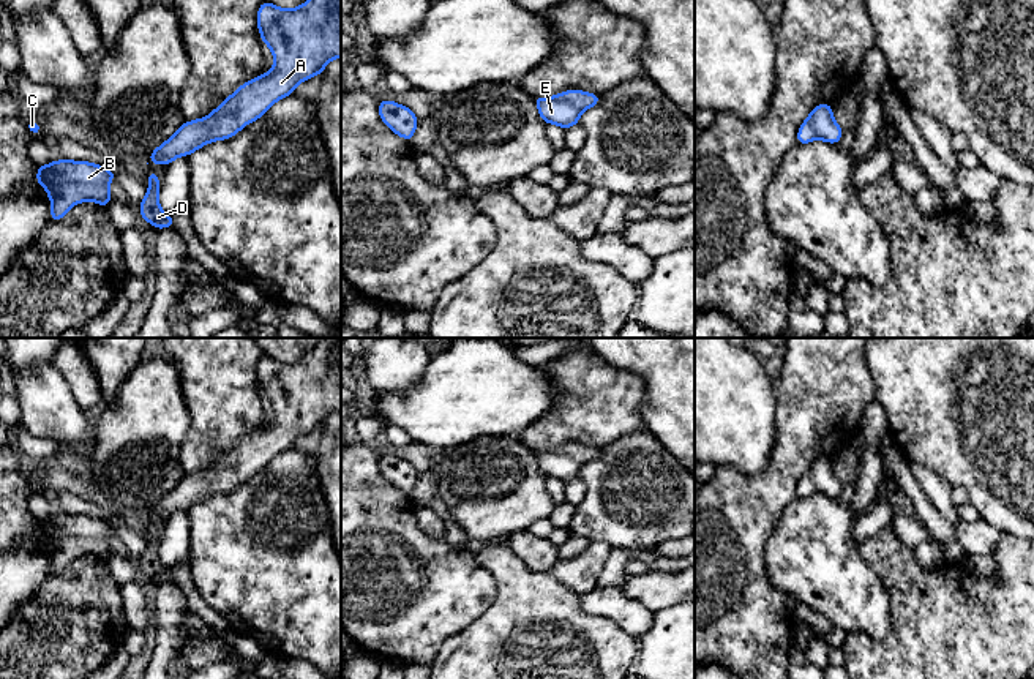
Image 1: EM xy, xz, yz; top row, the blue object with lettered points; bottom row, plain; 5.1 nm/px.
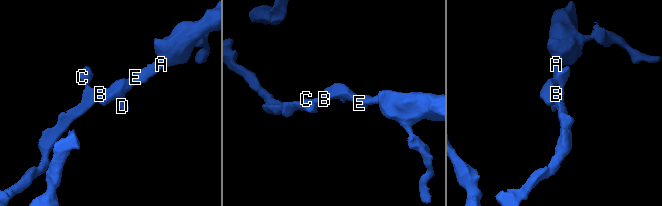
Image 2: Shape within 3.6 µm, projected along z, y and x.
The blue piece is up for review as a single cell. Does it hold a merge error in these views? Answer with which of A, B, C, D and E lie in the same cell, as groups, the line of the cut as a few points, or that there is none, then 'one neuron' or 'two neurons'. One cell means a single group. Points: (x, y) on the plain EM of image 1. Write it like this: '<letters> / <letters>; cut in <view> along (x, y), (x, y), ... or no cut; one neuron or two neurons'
A B C D E; no cut; one neuron

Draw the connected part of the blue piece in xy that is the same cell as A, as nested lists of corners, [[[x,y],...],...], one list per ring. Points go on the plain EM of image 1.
[[[320,338],[308,355],[294,363],[264,355],[257,363],[257,382],[262,395],[273,406],[275,420],[240,439],[210,469],[183,475],[172,491],[152,505],[148,516],[167,520],[177,510],[188,510],[208,496],[234,491],[245,478],[262,471],[278,453],[292,448],[300,436],[322,428],[330,414],[341,411],[341,338]]]

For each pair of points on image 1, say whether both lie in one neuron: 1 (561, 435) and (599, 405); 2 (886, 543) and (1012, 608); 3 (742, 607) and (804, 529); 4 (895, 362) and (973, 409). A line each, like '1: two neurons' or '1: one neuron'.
1: one neuron
2: one neuron
3: two neurons
4: one neuron

